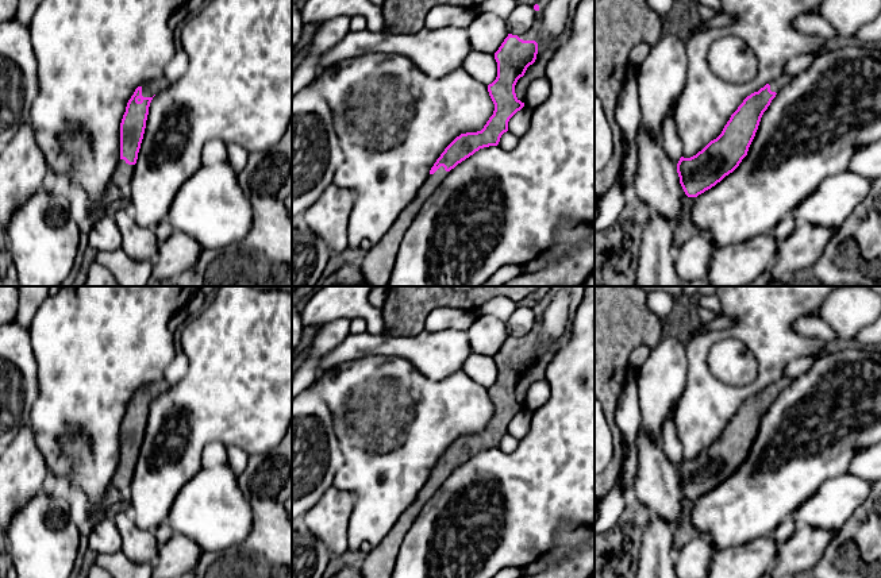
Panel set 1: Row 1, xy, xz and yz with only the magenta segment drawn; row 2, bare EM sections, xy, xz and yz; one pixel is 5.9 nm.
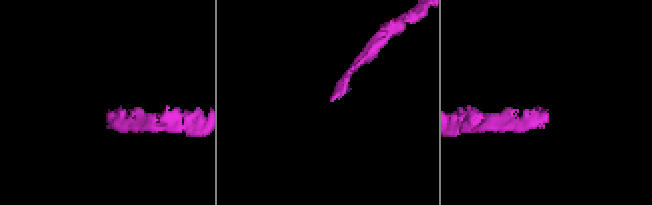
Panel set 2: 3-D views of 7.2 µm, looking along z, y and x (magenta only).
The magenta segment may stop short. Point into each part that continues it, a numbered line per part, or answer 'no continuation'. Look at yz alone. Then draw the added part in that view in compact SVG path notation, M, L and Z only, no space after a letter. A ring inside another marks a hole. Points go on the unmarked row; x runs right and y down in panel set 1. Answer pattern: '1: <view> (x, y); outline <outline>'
1: yz (776, 388); outline M781 378L776 382L773 382L769 388L770 388L770 393L778 396L789 384L792 382L792 379L788 378Z

